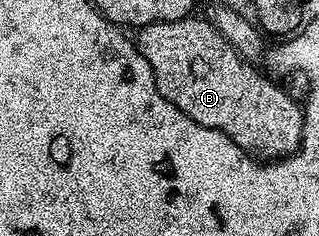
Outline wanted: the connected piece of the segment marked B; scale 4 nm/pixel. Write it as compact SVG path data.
M197 16L188 18L181 18L179 22L157 22L151 26L143 26L137 31L138 38L136 37L136 45L138 51L142 53L142 58L148 60L148 64L154 70L154 79L156 80L156 88L160 92L160 96L164 96L164 100L168 100L172 104L176 104L176 108L180 108L180 112L187 114L192 121L200 124L204 128L212 128L219 134L226 134L234 143L249 152L251 155L257 156L262 160L277 160L279 158L289 158L290 155L298 151L299 146L302 144L302 121L303 121L303 107L293 102L280 87L274 82L269 82L260 71L257 70L257 65L251 64L249 61L243 59L236 48L232 48L232 44L228 44L226 37L221 34L214 27L213 21L207 20Z

